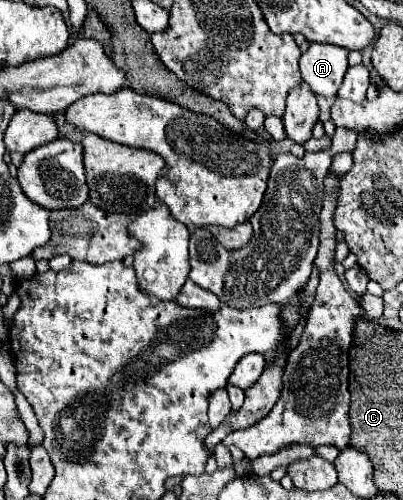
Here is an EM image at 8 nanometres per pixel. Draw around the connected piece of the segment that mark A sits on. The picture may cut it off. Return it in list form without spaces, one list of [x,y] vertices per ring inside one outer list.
[[[312,43],[306,53],[300,57],[300,73],[302,81],[312,89],[314,95],[334,99],[342,79],[348,69],[348,51],[324,45],[324,43]]]

